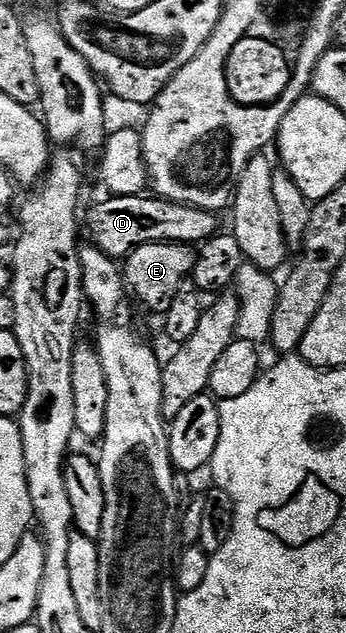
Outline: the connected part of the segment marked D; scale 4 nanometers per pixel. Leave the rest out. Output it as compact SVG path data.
M108 196L88 214L88 234L91 245L97 246L111 258L123 260L128 254L142 244L151 242L187 242L199 244L218 233L217 215L210 210L183 206L177 202L167 202L162 197Z

